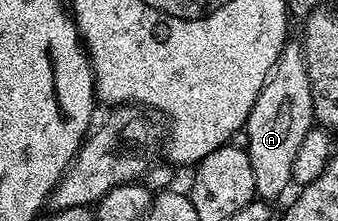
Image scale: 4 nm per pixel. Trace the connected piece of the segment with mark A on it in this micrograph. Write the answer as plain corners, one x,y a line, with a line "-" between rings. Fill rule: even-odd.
291,40
282,48
245,125
245,147
252,163
256,195
262,201
273,202
292,183
293,161
302,139
314,125
314,115
303,47
298,41

